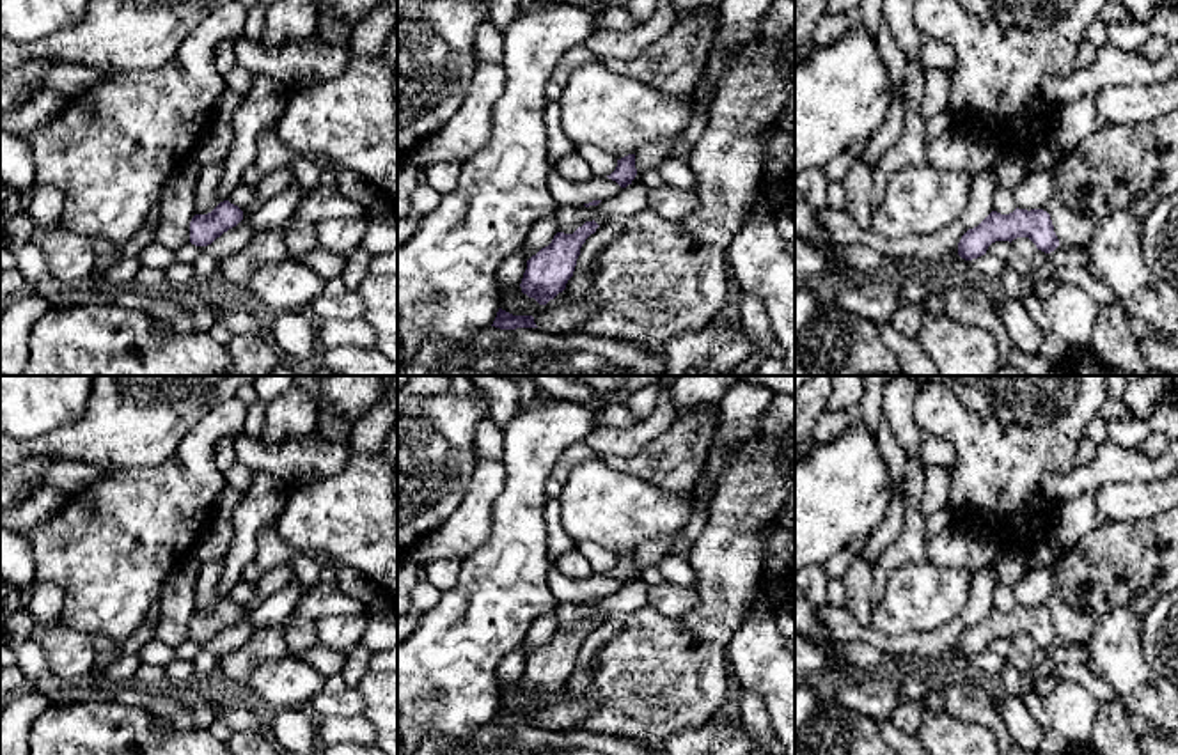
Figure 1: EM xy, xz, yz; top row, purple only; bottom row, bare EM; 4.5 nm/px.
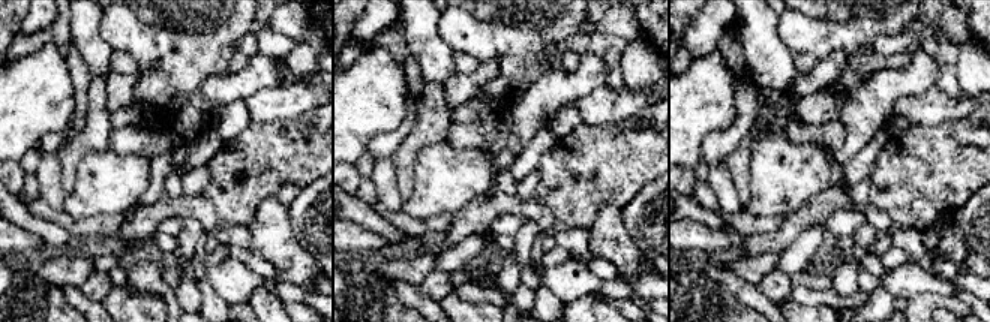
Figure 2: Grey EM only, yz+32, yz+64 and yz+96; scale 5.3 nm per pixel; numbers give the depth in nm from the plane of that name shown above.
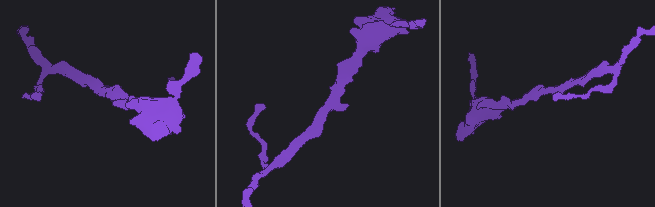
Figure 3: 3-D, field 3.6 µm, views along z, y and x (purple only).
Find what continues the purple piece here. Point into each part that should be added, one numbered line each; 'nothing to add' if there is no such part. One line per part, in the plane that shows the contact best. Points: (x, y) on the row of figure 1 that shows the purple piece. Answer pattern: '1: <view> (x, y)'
nothing to add

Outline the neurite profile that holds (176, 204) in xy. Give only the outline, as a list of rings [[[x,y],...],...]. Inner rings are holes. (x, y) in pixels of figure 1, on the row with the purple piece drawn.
[[[190,158],[185,160],[169,177],[160,198],[160,225],[154,230],[154,239],[177,250],[190,241],[190,222],[195,216],[195,188],[202,167]]]

